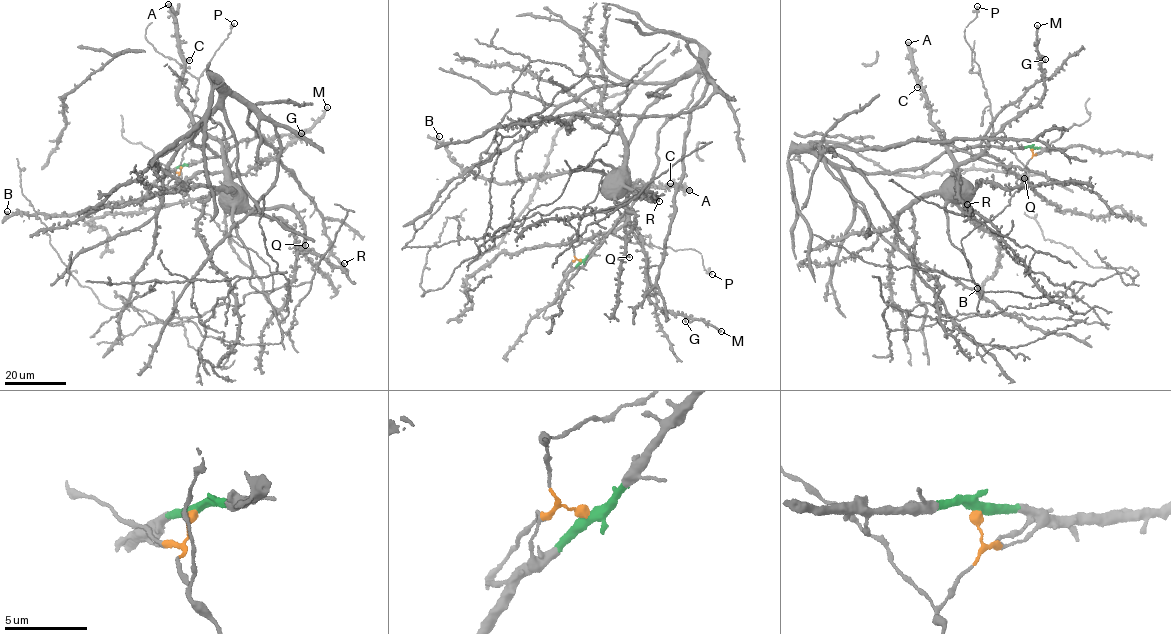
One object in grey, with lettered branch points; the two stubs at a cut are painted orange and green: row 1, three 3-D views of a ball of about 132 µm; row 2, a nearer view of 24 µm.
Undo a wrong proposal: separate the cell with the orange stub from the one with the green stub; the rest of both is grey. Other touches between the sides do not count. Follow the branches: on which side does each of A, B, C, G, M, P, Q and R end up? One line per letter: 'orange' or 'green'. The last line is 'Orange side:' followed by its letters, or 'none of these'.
A: orange
B: orange
C: orange
G: orange
M: orange
P: orange
Q: orange
R: orange
Orange side: A, B, C, G, M, P, Q, R

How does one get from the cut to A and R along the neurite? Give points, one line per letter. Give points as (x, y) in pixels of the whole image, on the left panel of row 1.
A: (181, 167), (190, 199), (220, 191), (236, 175), (227, 170), (219, 142), (177, 94), (183, 60), (168, 3)
R: (181, 167), (190, 199), (220, 191), (236, 175), (228, 170), (248, 205), (287, 206), (306, 248), (344, 263)

